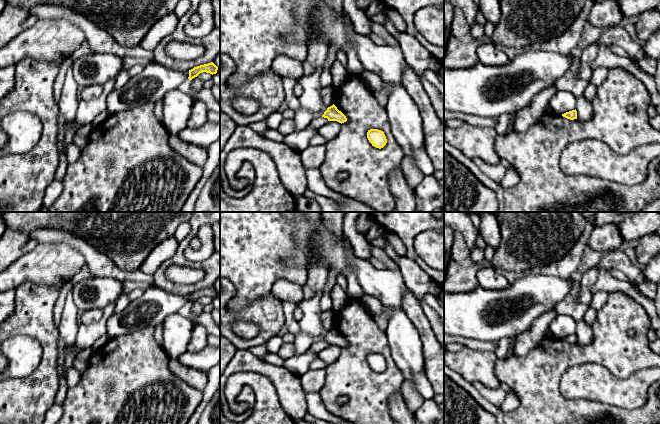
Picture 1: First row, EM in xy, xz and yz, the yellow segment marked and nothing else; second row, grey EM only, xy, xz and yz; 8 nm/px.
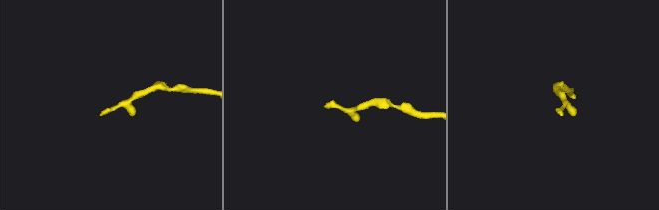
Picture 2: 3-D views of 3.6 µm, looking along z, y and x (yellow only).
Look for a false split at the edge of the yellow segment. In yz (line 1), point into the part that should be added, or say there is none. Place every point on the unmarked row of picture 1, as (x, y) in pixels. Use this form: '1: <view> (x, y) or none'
1: none

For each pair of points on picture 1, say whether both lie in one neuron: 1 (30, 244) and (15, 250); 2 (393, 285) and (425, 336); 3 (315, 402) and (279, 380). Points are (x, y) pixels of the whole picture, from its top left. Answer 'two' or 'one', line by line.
1: one
2: two
3: two

